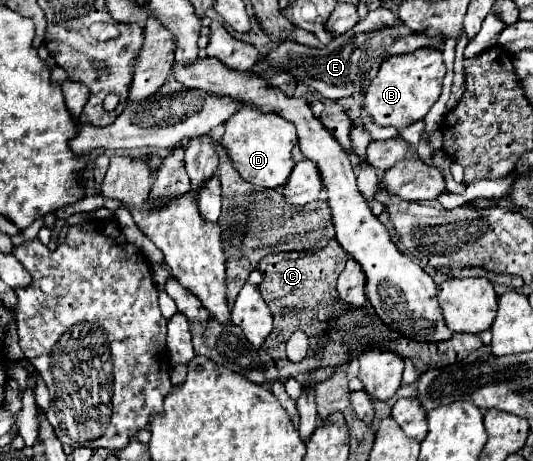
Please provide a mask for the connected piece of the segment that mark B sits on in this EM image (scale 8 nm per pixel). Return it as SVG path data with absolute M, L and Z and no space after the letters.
M421 48L411 54L391 56L379 68L377 78L365 90L365 110L377 126L393 126L397 130L425 118L441 94L445 64L435 48Z

